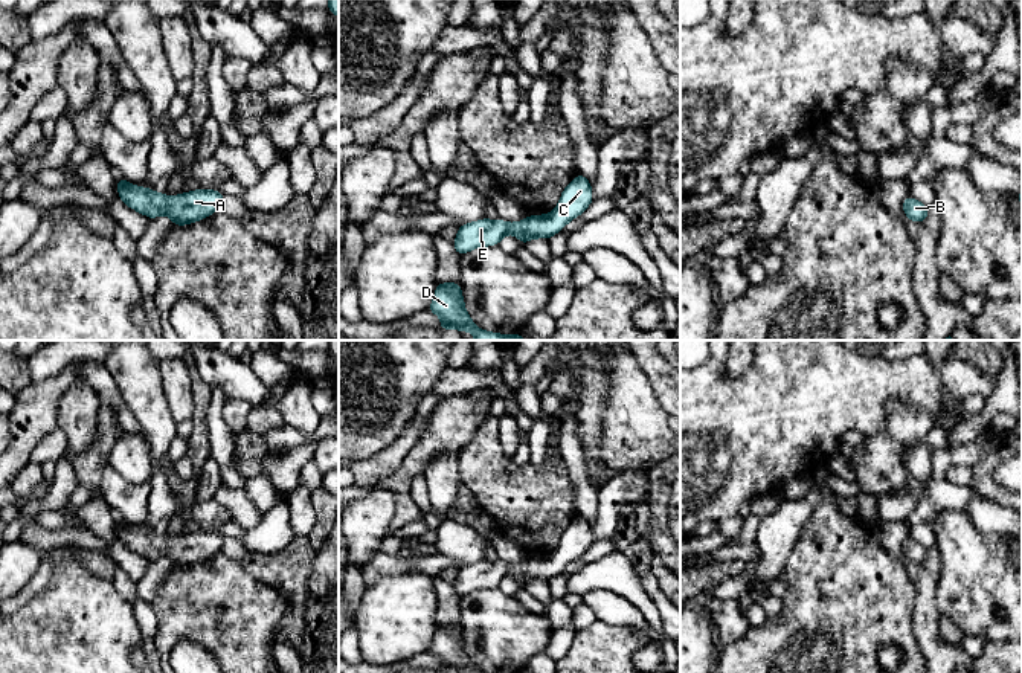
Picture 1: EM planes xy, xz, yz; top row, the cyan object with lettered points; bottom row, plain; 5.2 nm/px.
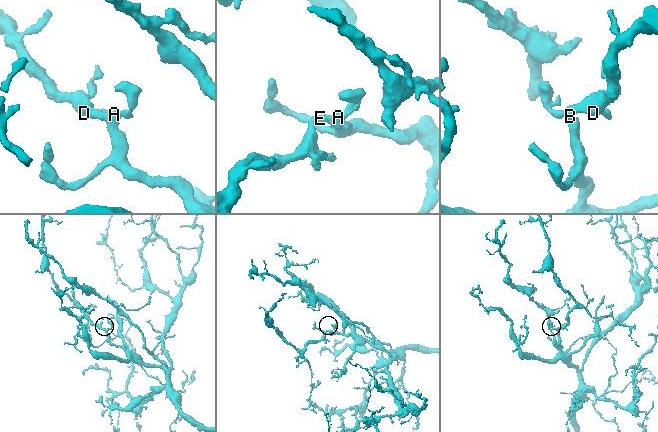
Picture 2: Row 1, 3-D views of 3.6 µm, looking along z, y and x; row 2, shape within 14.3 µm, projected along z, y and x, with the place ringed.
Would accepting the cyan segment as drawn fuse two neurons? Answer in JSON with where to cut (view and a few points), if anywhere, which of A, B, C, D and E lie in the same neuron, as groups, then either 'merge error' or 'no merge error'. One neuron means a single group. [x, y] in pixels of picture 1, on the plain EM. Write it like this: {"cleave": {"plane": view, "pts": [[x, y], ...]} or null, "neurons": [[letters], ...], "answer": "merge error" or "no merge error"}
{"cleave": null, "neurons": [["A", "B", "C", "D", "E"]], "answer": "no merge error"}

